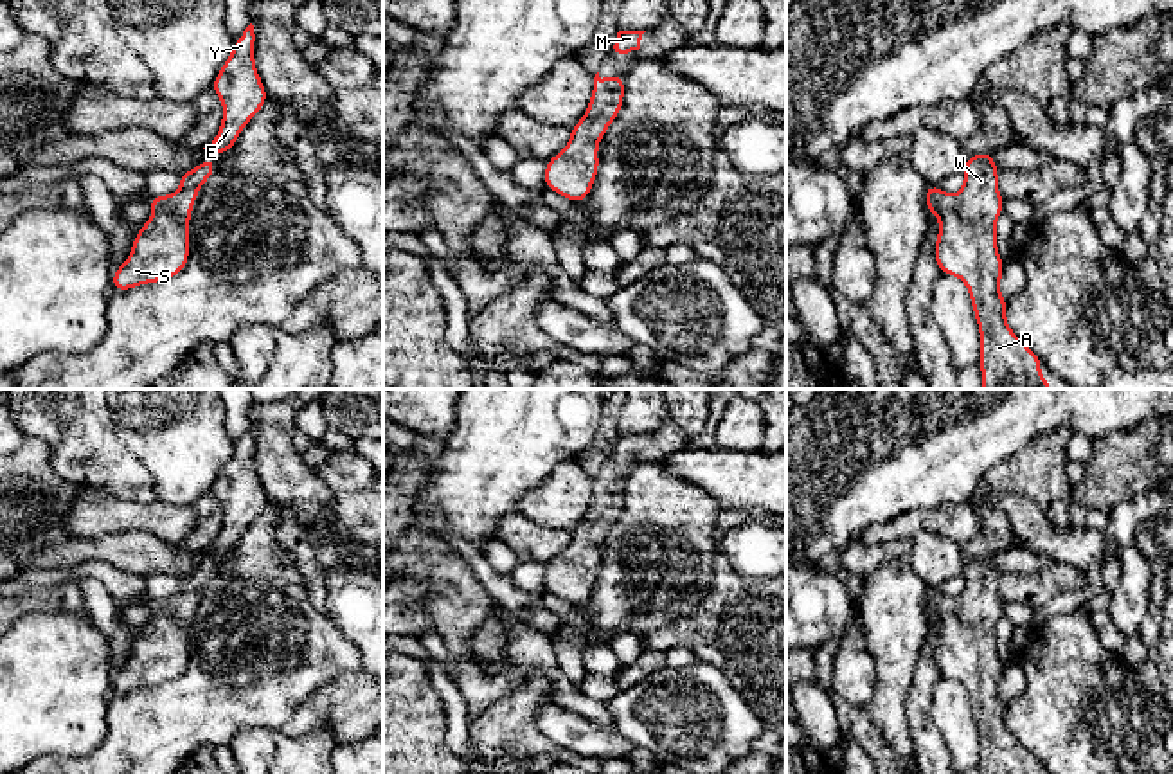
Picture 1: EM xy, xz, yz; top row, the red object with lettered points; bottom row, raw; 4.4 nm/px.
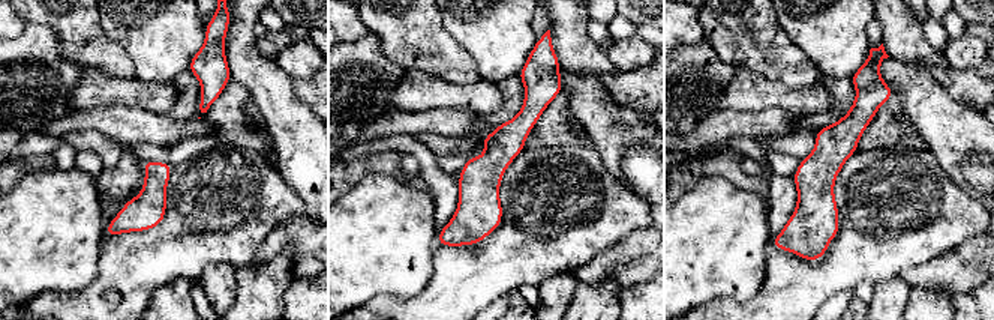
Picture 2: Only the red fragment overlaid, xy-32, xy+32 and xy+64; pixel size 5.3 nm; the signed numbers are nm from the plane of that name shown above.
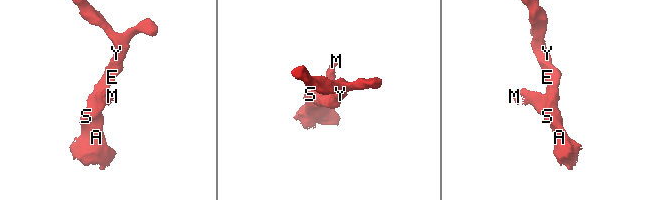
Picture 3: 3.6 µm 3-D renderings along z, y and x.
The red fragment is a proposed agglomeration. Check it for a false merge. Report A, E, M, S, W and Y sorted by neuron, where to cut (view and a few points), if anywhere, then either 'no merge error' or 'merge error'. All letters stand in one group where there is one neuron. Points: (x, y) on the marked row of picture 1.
A E M S W Y; no cut; no merge error

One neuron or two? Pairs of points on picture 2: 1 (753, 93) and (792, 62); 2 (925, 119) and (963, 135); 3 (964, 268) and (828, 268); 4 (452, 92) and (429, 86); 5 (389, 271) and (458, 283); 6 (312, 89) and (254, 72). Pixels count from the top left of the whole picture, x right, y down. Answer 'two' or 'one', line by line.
1: two
2: one
3: two
4: one
5: two
6: two

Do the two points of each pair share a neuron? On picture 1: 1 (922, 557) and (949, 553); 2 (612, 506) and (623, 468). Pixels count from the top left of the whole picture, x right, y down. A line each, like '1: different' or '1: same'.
1: same
2: same

